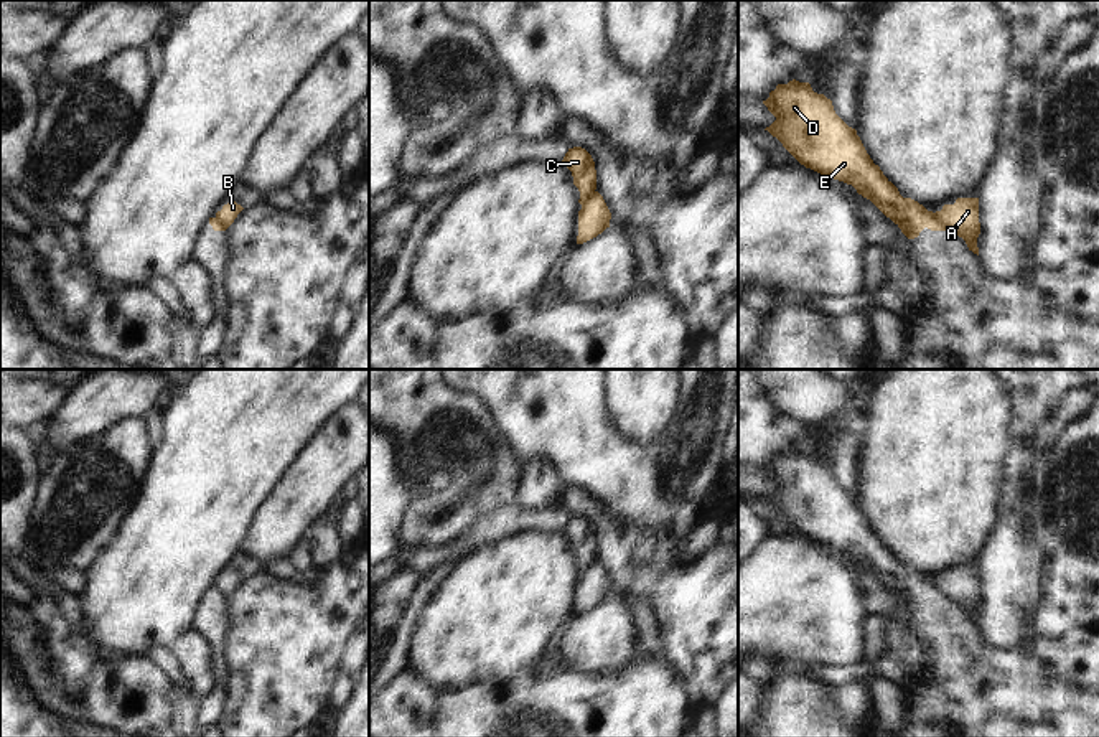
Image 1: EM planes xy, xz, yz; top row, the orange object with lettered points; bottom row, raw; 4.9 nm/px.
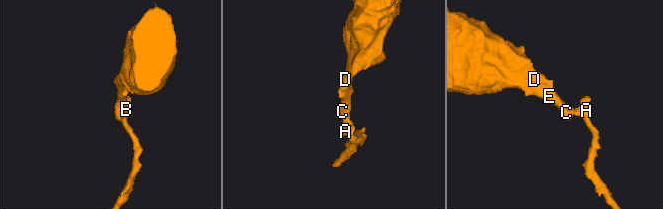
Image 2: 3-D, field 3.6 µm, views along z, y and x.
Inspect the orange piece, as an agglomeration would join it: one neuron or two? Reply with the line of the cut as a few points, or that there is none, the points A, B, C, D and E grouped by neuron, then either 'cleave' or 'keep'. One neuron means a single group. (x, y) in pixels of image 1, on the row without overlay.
cut in yz along (933, 582), (946, 597); A B / C D E; cleave

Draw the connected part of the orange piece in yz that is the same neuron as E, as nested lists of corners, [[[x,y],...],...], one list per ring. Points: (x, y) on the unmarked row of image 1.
[[[796,448],[778,453],[769,467],[763,470],[776,490],[766,496],[783,516],[806,537],[834,549],[852,554],[858,564],[870,569],[886,587],[890,587],[908,608],[914,608],[928,597],[946,600],[933,580],[911,567],[903,567],[898,557],[883,544],[867,523],[857,500],[849,496],[834,480],[832,470],[812,460],[809,452]]]

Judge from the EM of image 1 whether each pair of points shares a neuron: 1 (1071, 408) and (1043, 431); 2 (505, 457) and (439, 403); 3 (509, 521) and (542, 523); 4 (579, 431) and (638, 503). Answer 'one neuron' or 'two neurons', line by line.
1: one neuron
2: one neuron
3: one neuron
4: one neuron

